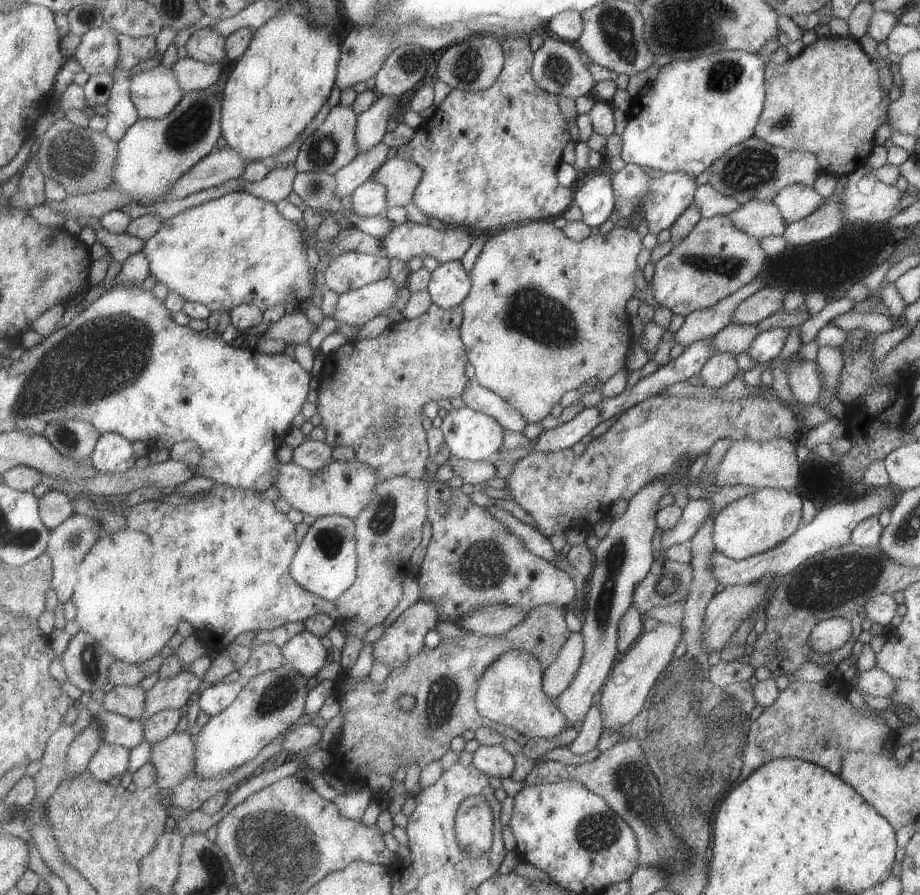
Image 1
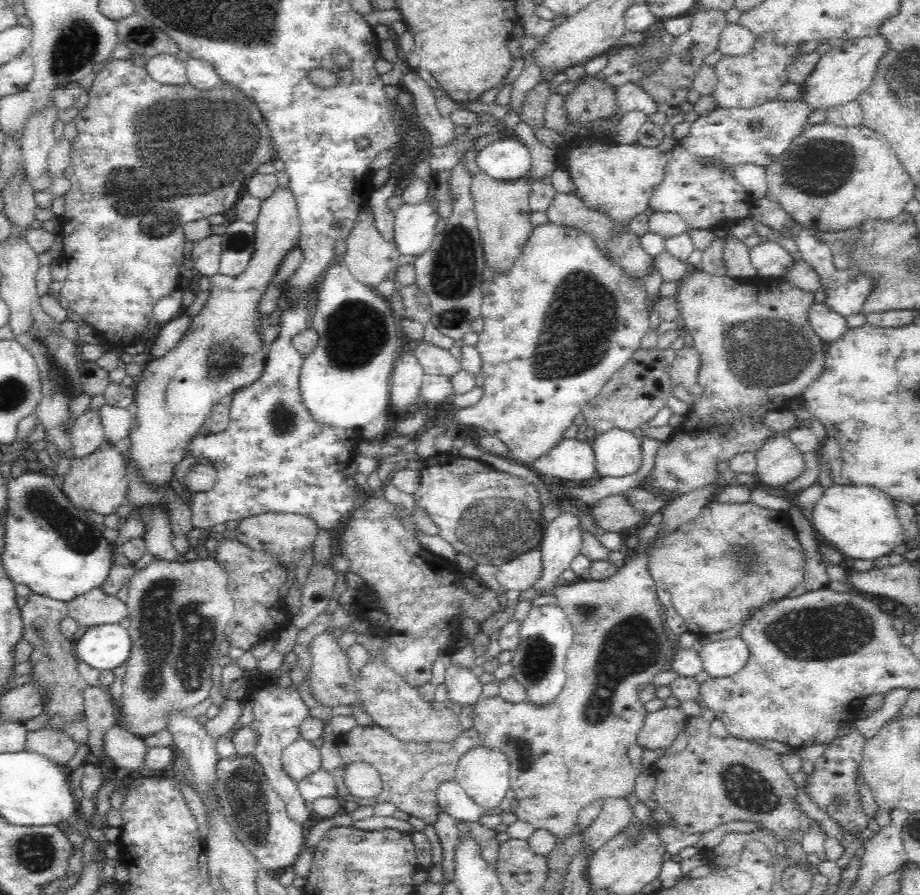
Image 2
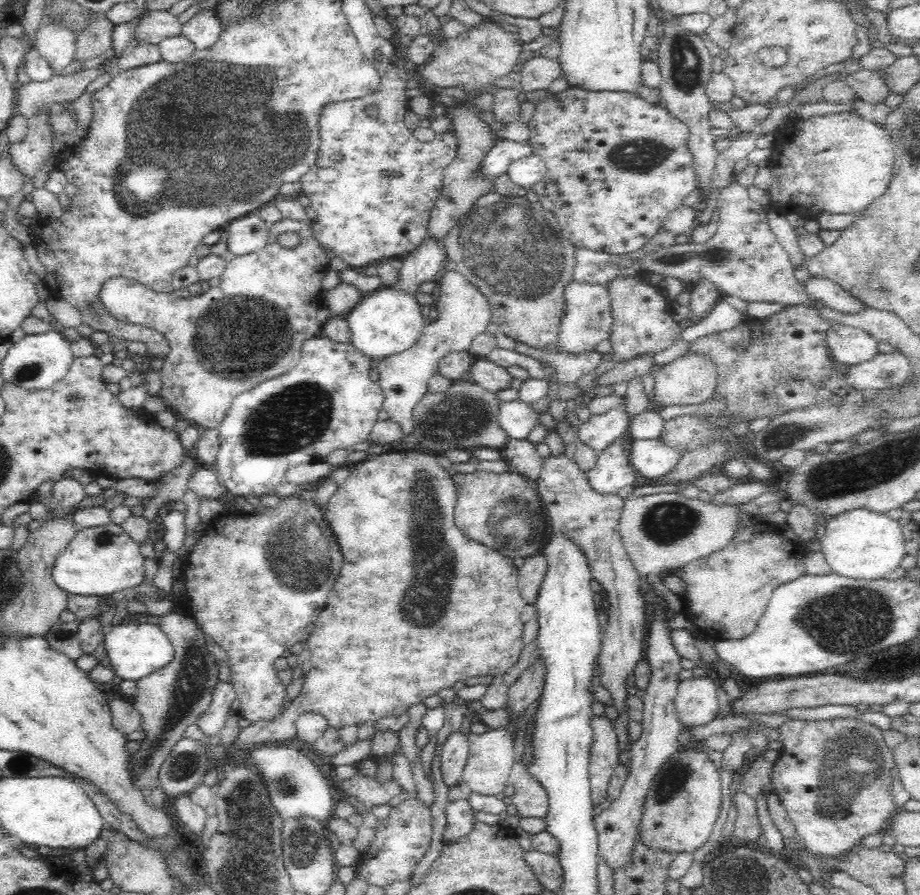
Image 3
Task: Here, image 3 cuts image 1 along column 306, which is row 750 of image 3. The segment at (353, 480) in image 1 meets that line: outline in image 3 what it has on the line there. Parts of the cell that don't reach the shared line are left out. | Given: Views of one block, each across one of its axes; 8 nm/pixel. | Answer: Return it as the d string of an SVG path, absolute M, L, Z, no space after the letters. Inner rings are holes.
M489 729L485 733L472 733L467 736L468 756L463 772L463 782L466 783L474 793L494 796L503 792L509 784L509 776L514 764L514 747L510 733L505 729Z

